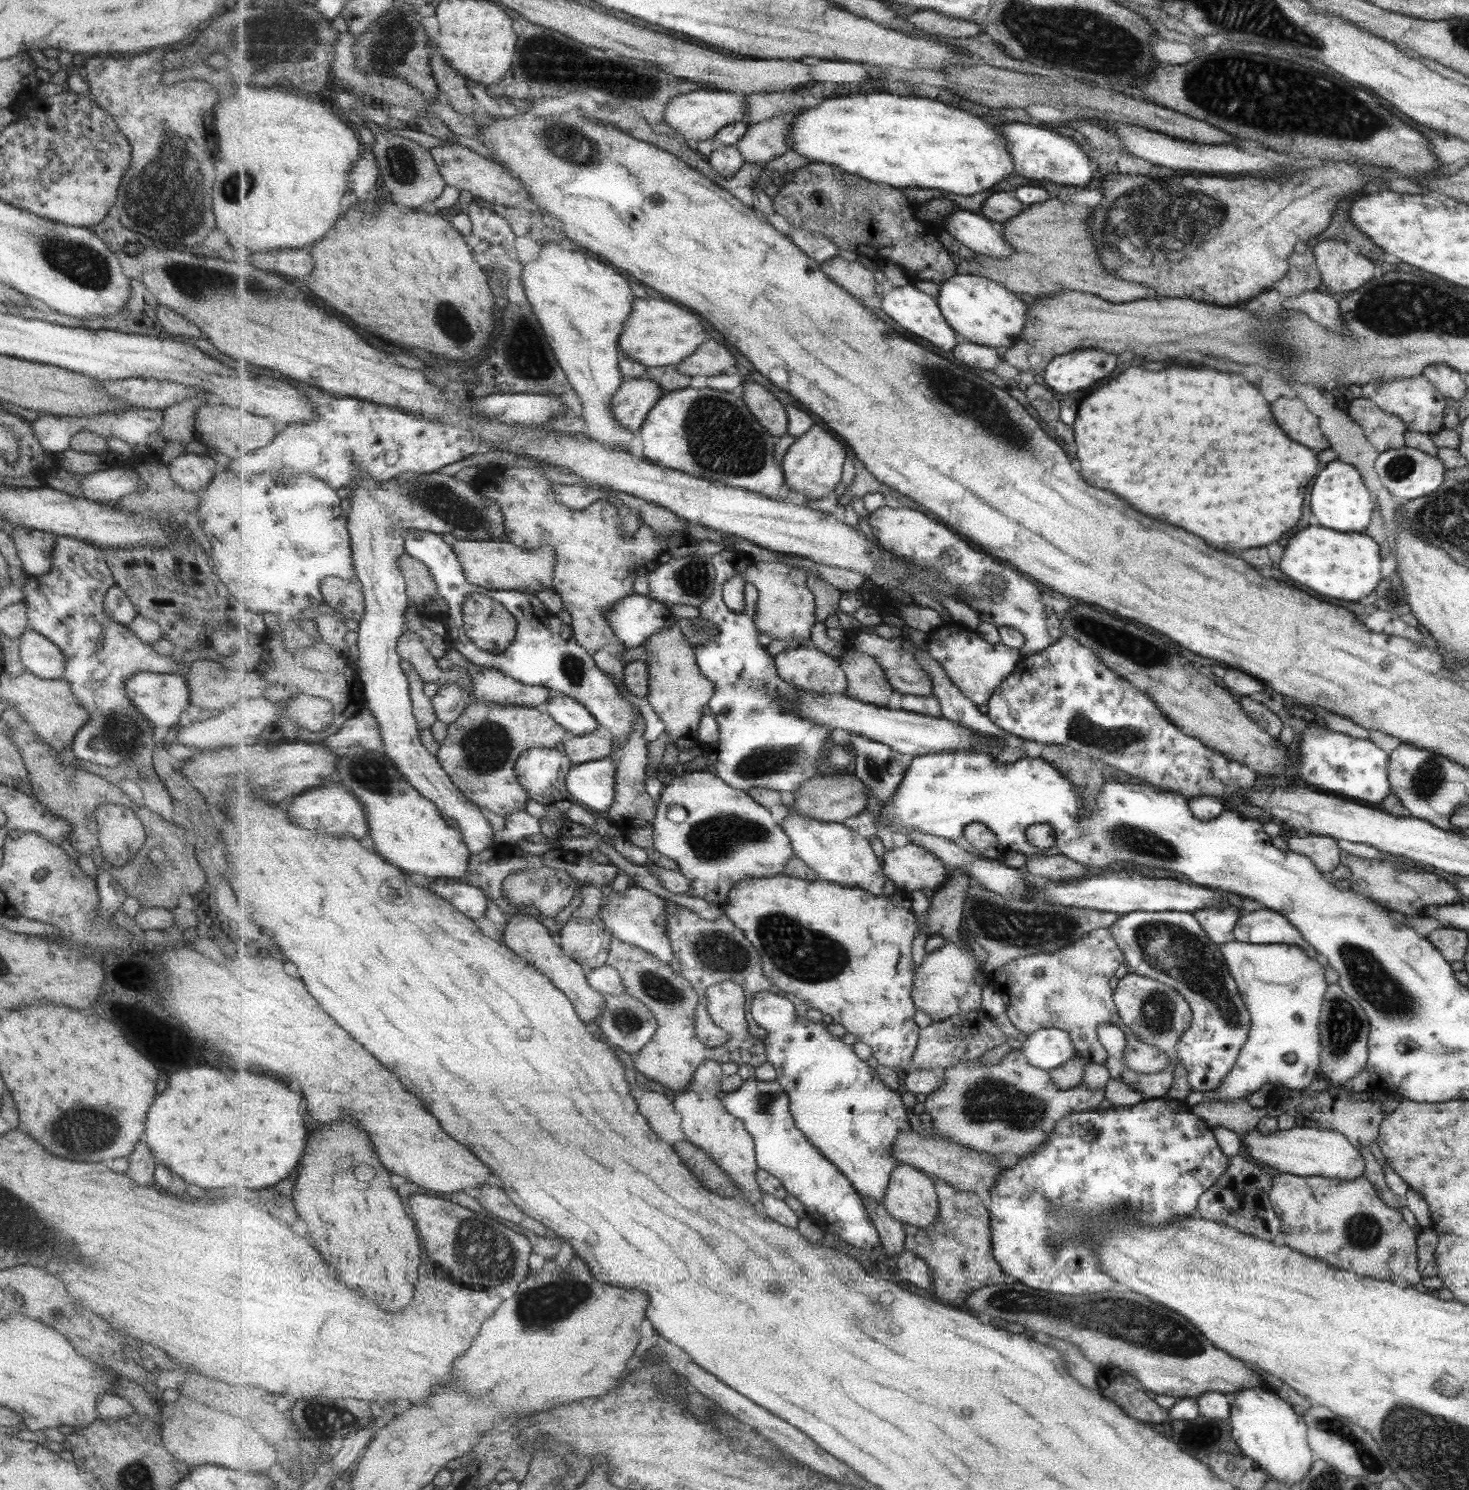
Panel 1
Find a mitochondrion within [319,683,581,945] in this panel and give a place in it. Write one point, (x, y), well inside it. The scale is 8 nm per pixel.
(486, 747)

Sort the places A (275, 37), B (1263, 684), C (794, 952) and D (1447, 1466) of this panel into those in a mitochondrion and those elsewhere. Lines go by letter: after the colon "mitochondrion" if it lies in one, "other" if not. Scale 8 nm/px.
A: mitochondrion
B: other
C: mitochondrion
D: mitochondrion

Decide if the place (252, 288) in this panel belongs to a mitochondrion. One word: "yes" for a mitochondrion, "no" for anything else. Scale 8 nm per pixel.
yes

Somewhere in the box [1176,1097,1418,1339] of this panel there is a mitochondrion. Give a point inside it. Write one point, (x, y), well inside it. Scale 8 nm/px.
(1362, 1231)

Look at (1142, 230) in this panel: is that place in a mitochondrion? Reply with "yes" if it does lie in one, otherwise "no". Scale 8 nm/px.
yes

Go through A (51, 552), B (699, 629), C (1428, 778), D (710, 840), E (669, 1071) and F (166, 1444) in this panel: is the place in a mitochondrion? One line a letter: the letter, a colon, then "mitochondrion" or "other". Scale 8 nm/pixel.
A: other
B: mitochondrion
C: mitochondrion
D: mitochondrion
E: other
F: other

